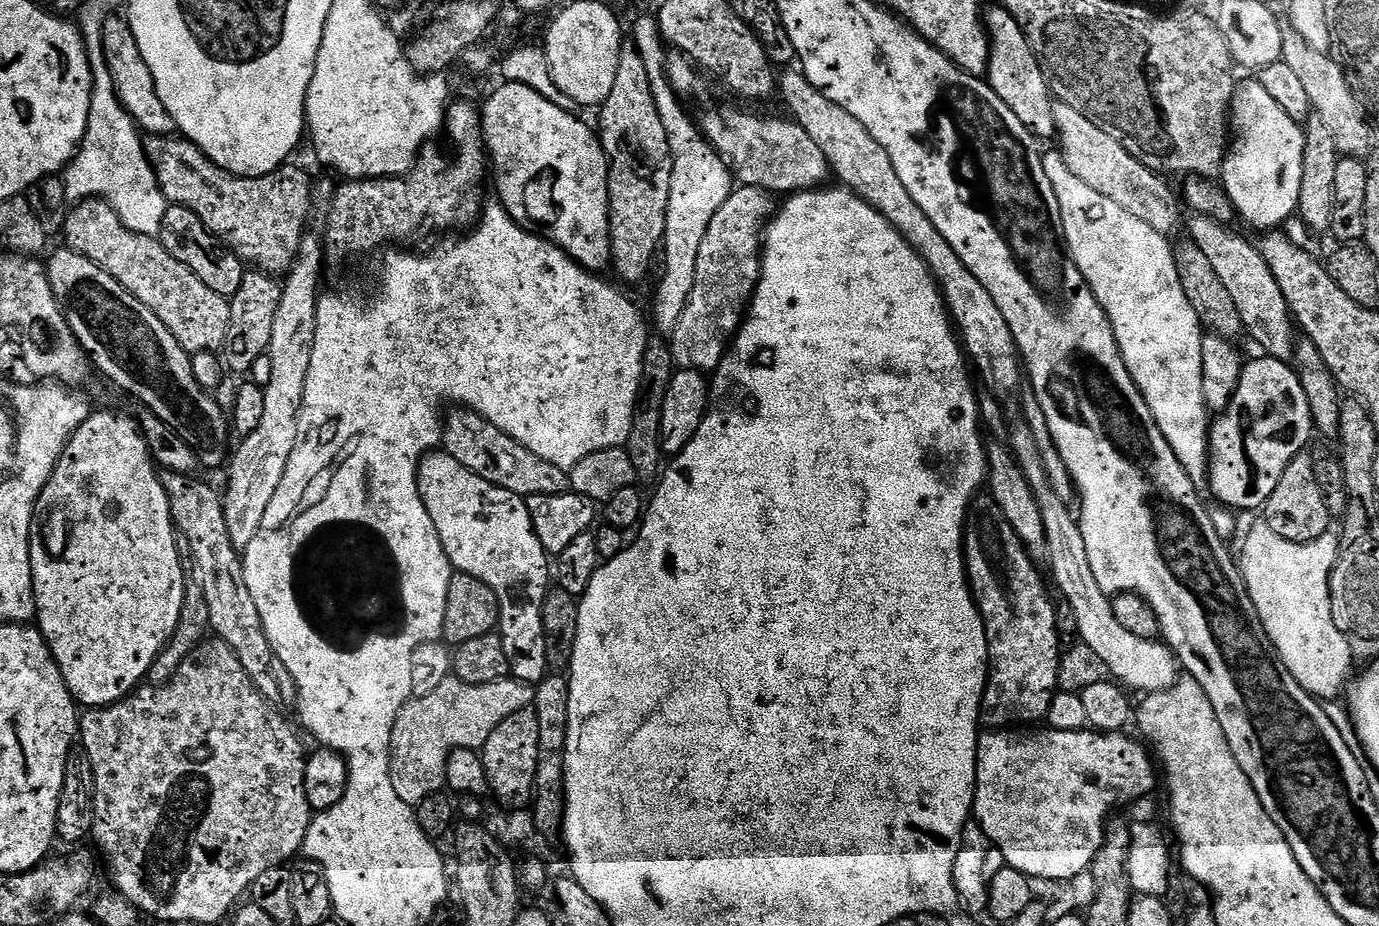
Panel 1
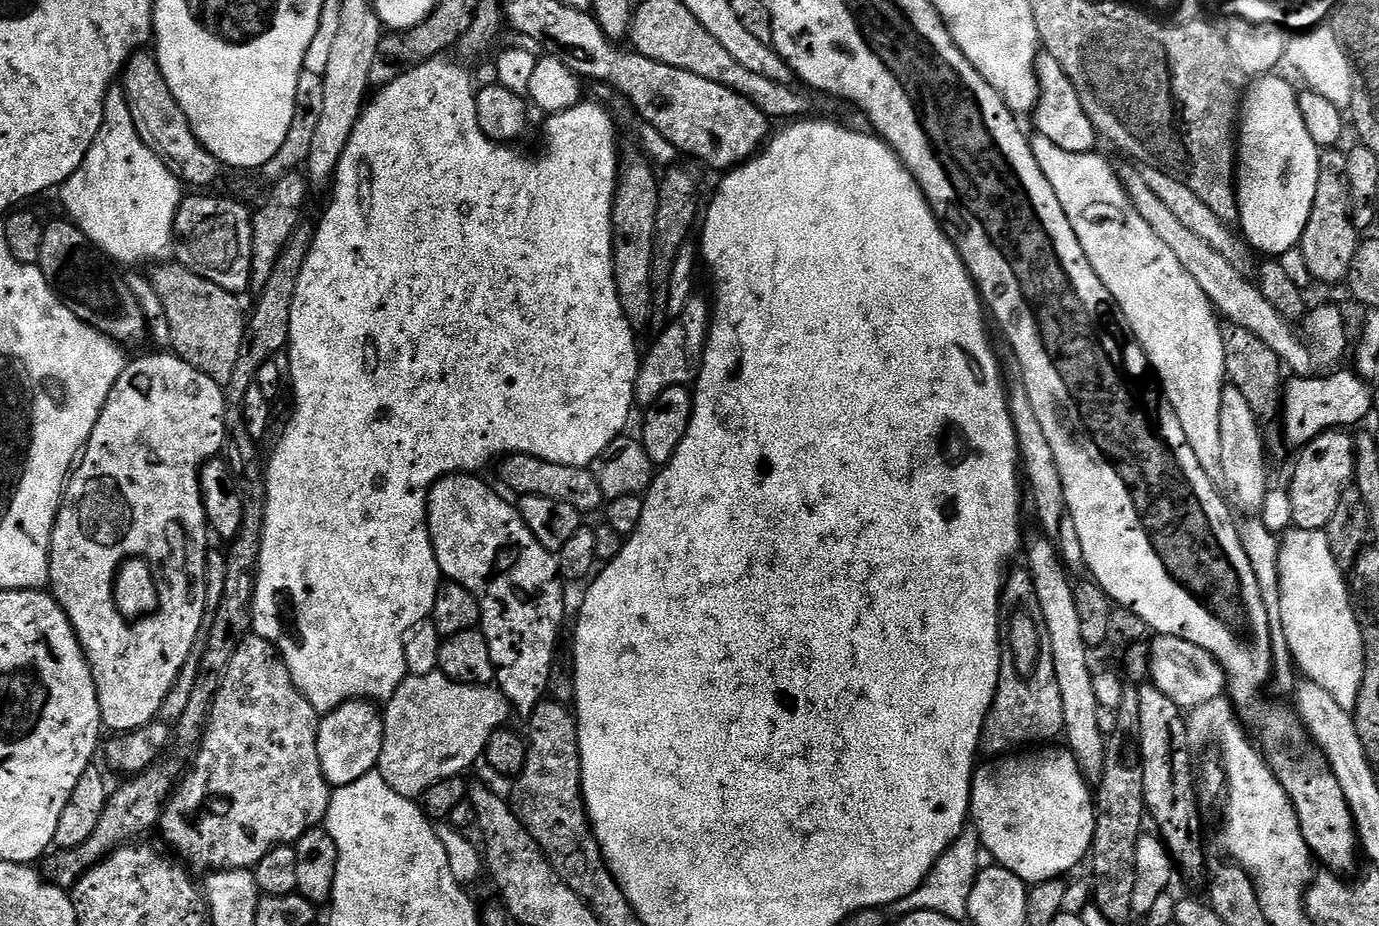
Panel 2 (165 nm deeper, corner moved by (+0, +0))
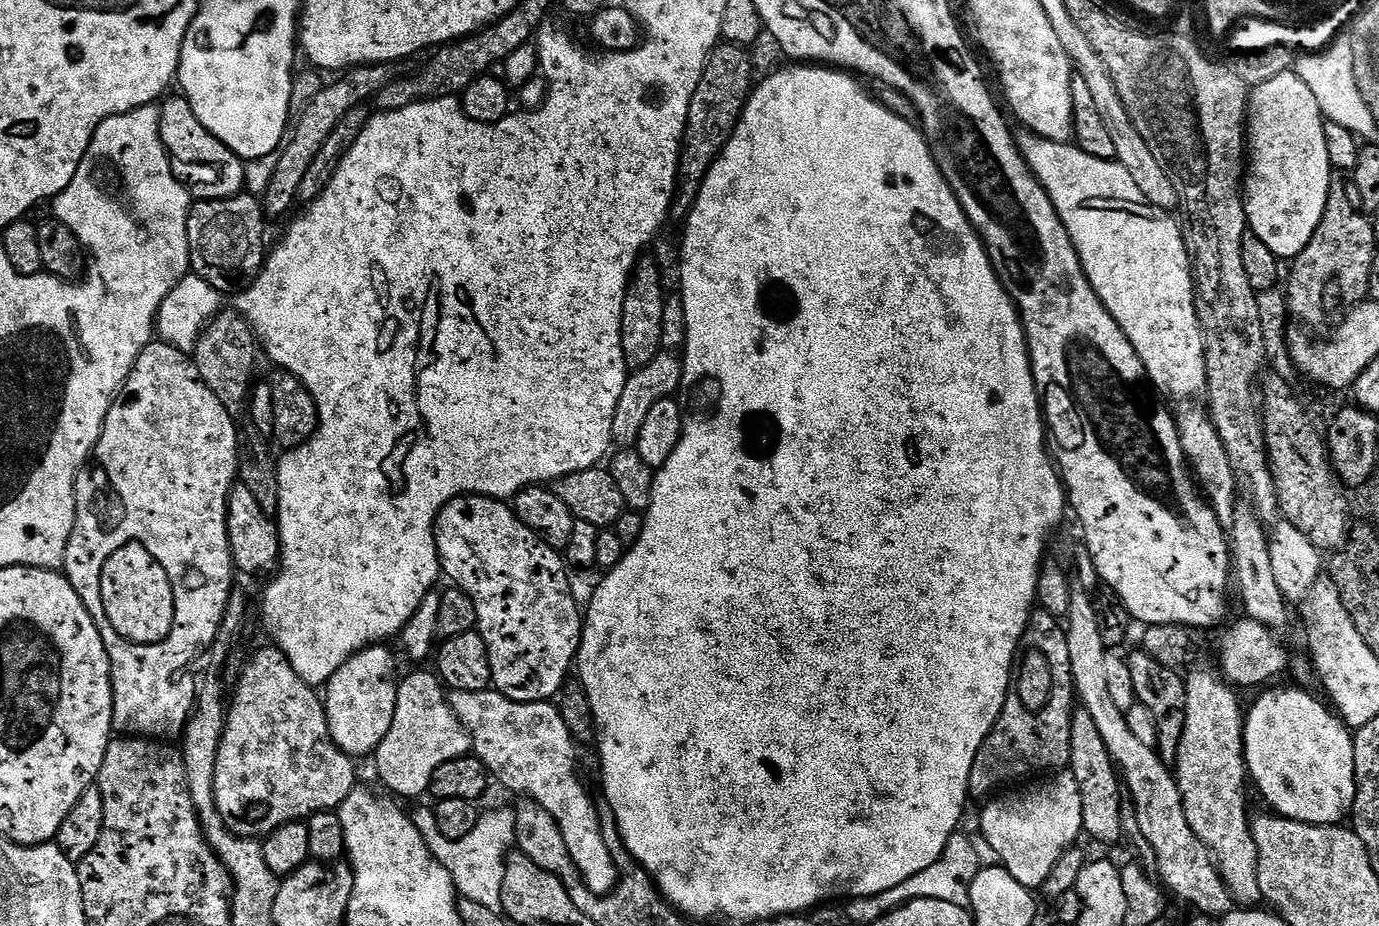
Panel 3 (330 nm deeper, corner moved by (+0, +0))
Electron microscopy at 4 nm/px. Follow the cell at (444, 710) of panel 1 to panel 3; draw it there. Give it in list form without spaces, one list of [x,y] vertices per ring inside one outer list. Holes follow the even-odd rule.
[[[412,672],[405,680],[403,677],[399,681],[390,734],[382,738],[374,753],[376,768],[385,786],[397,792],[392,793],[397,797],[425,795],[430,778],[434,778],[434,770],[438,770],[442,762],[450,762],[450,758],[462,758],[472,752],[470,734],[448,705],[445,685],[439,675],[429,672]]]

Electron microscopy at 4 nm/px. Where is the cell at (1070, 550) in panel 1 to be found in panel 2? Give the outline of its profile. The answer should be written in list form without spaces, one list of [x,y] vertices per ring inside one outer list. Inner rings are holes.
[[[1157,635],[1155,639],[1150,644],[1150,680],[1158,690],[1162,690],[1162,694],[1166,694],[1166,698],[1170,698],[1182,710],[1191,710],[1202,706],[1202,702],[1225,695],[1224,671],[1209,652],[1182,638]]]

